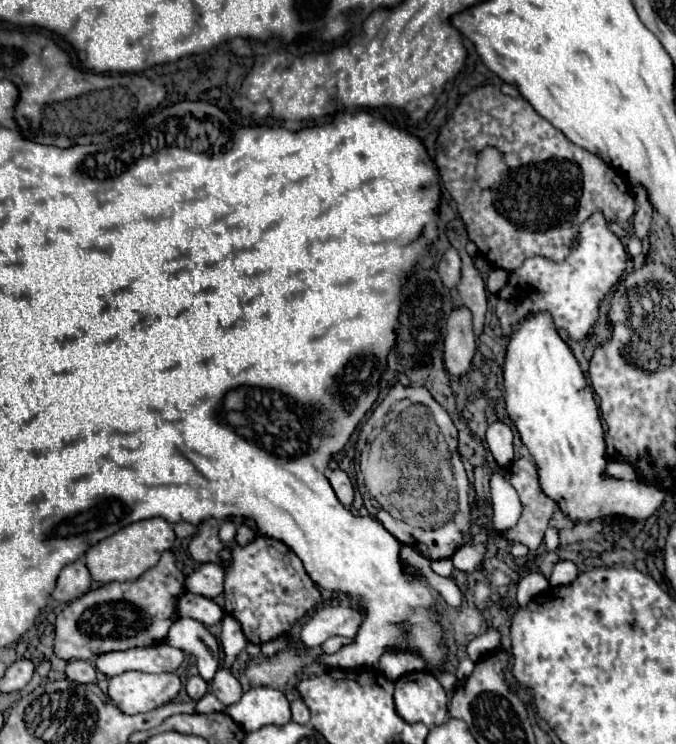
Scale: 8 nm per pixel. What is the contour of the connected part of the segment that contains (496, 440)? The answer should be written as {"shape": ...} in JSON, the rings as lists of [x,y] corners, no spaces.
{"shape":[[[494,421],[490,427],[488,427],[488,433],[486,433],[486,443],[488,443],[488,449],[492,451],[492,457],[494,461],[500,465],[500,467],[508,467],[514,459],[514,433],[512,429],[502,423],[502,421]]]}

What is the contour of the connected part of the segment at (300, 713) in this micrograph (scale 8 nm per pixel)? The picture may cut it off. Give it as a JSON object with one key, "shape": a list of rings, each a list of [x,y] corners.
{"shape":[[[301,698],[292,701],[290,707],[292,707],[292,721],[294,721],[294,723],[302,723],[302,725],[308,723],[310,713],[308,713],[308,707],[304,705],[304,701],[302,701]]]}

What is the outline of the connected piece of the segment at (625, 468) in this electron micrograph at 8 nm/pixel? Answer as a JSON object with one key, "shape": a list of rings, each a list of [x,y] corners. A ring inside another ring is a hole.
{"shape":[[[610,461],[606,467],[606,473],[610,477],[618,477],[618,479],[642,479],[640,471],[636,471],[636,467],[632,467],[630,463],[622,463],[622,461]]]}

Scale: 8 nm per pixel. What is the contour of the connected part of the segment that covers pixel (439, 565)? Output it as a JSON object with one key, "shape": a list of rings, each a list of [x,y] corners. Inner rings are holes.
{"shape":[[[438,559],[438,561],[432,561],[432,569],[434,569],[438,575],[450,577],[452,571],[454,571],[454,565],[452,565],[450,559]]]}

